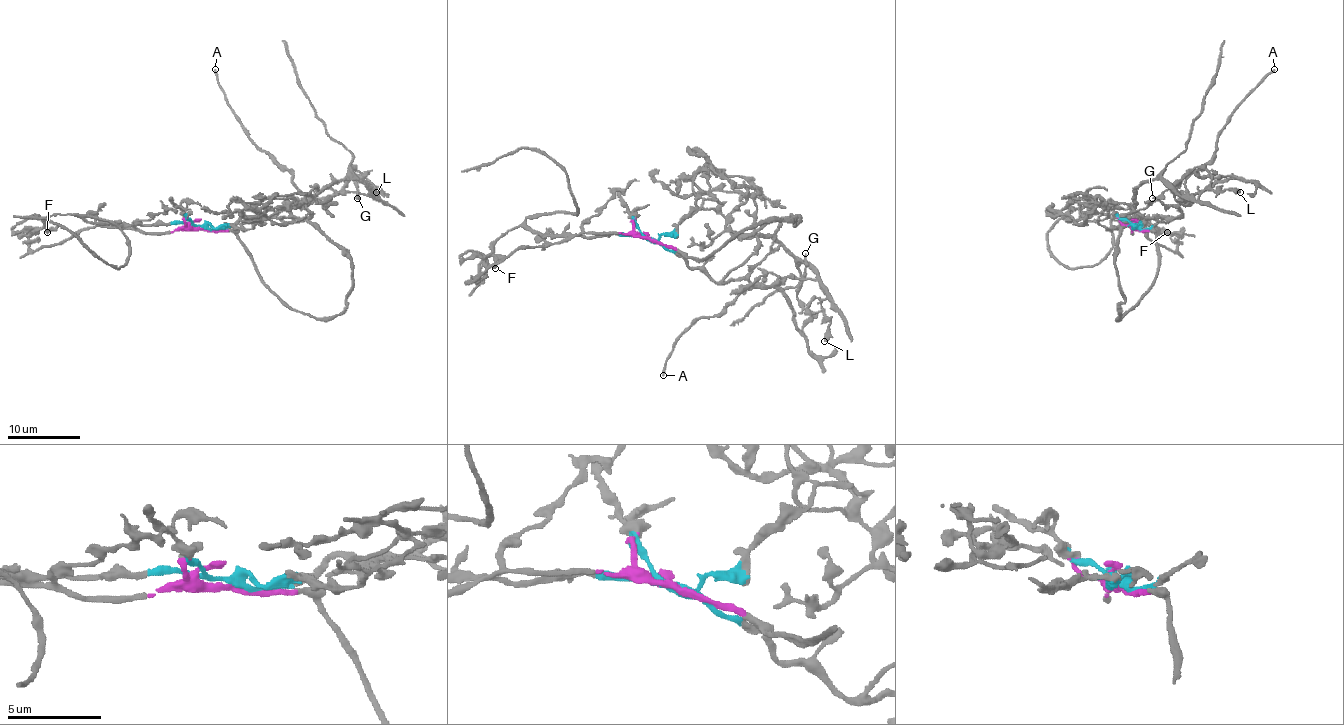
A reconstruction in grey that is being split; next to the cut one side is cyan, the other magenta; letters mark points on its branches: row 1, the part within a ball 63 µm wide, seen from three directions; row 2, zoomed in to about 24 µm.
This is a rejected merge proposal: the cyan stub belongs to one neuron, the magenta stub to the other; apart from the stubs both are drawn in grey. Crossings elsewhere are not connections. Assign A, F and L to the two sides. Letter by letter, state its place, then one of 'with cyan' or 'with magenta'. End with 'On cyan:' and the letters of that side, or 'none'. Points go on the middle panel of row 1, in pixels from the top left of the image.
A: (663, 375) | with cyan
F: (495, 268) | with cyan
L: (824, 341) | with magenta
On cyan: A, F

